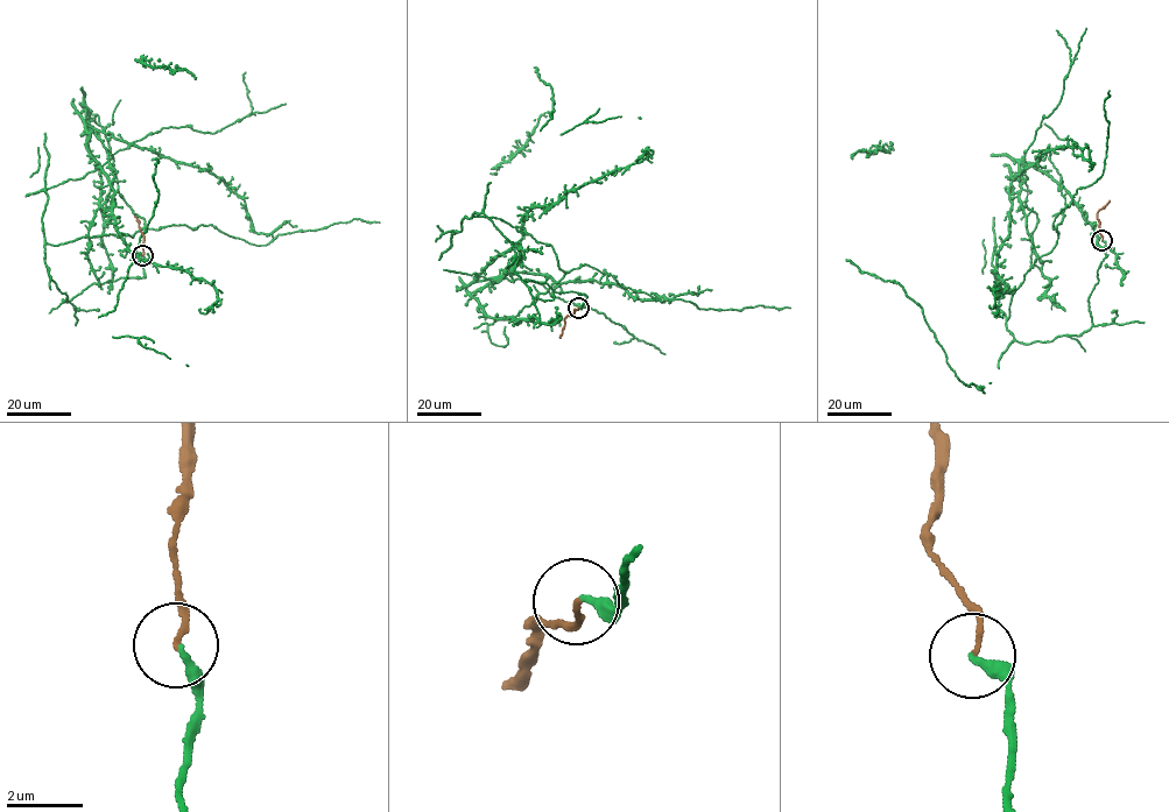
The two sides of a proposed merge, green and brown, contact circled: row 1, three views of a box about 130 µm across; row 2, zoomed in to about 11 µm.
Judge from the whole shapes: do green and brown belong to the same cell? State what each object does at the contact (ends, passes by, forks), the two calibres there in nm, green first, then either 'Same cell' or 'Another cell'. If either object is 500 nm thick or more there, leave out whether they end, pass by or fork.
At the ring green ends. At the ring brown ends. Thickness 280 nm (green) against 140 nm. Same cell

